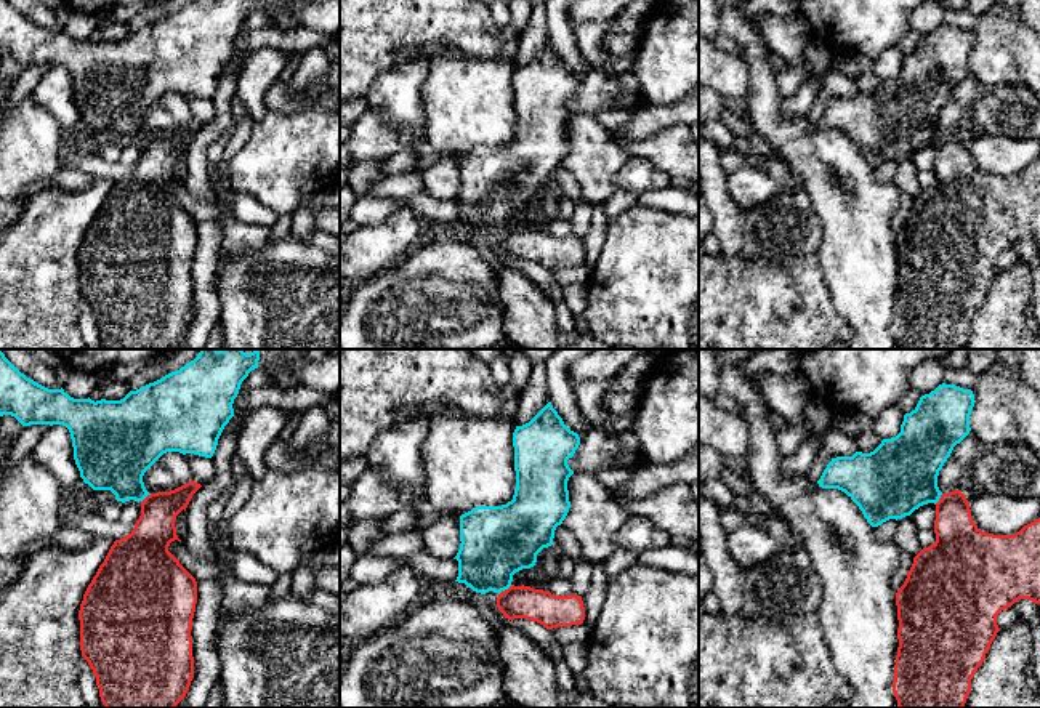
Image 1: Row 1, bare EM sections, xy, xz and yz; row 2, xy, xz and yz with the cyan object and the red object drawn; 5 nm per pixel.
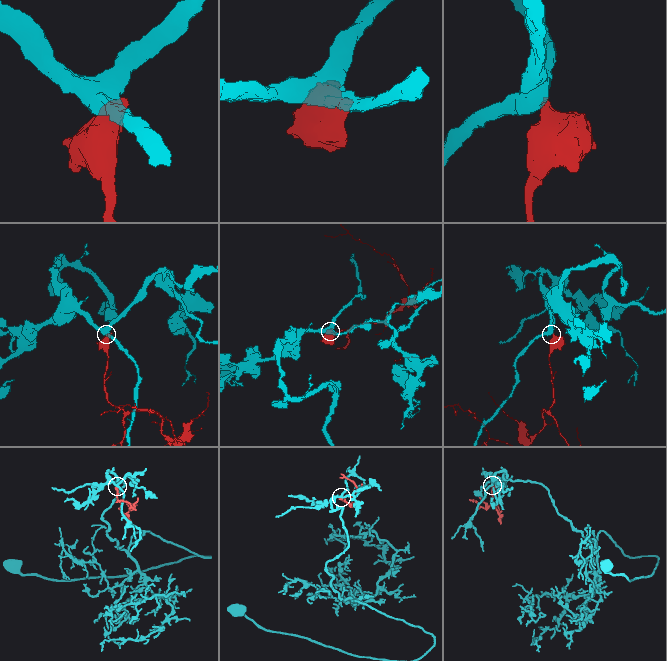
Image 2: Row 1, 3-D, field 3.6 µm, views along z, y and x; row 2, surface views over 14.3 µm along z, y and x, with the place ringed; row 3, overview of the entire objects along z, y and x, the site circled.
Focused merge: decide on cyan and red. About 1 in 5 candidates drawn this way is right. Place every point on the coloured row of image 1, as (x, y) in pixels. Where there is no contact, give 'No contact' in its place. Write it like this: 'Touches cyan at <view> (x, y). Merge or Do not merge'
Touches cyan at xz (505, 588). Do not merge

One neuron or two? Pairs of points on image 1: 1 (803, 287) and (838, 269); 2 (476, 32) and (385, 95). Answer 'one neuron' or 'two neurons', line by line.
1: two neurons
2: two neurons

